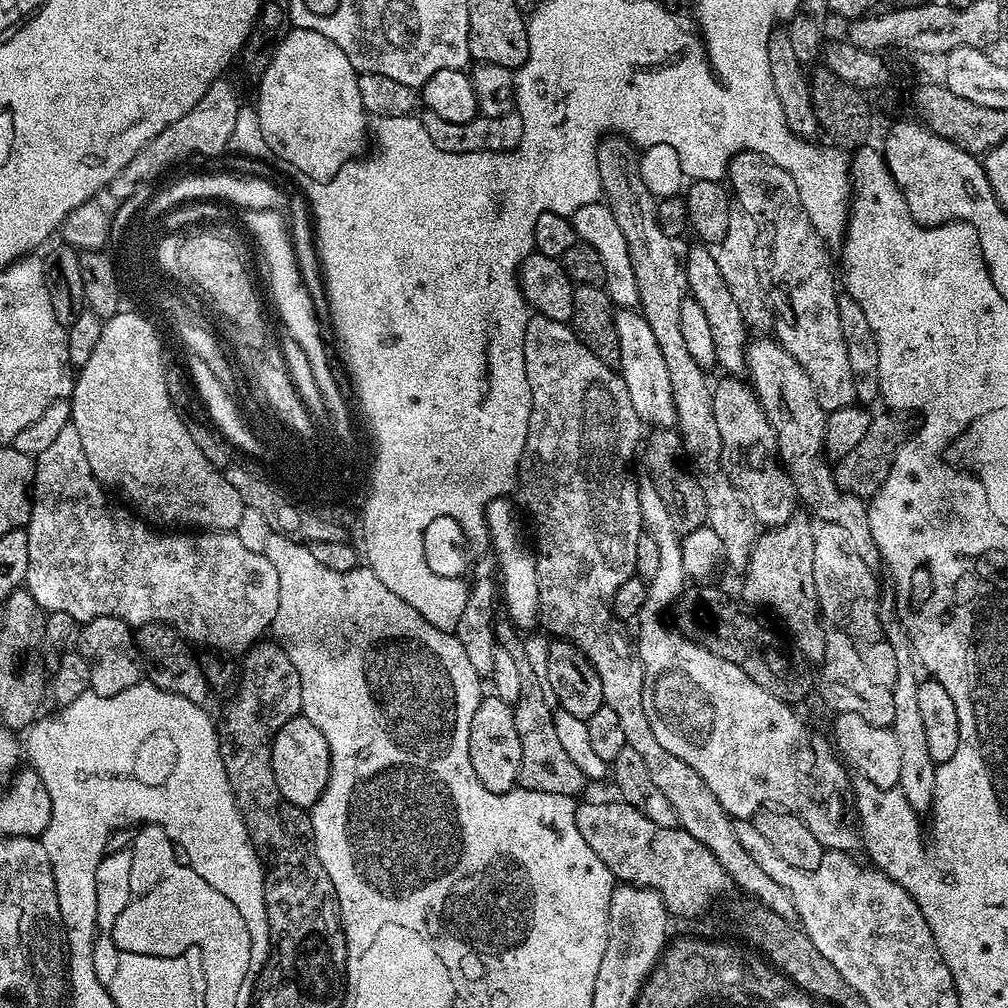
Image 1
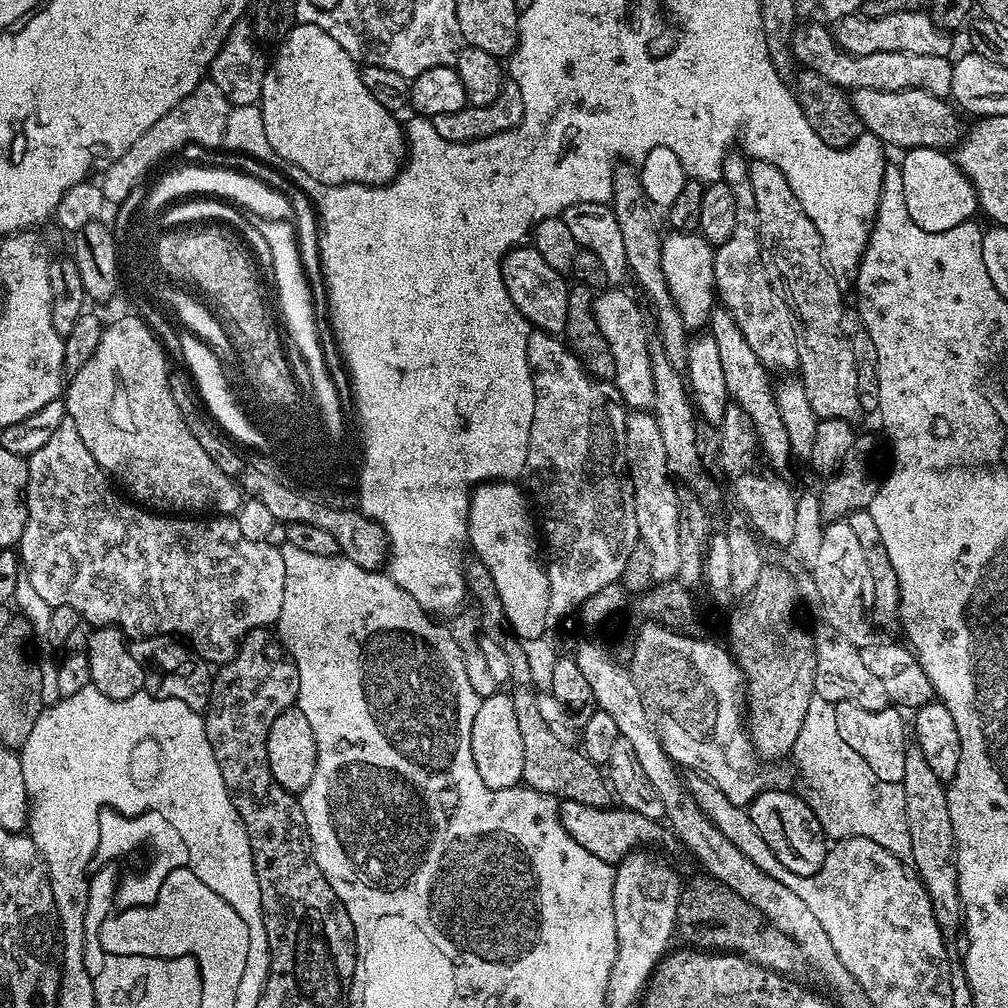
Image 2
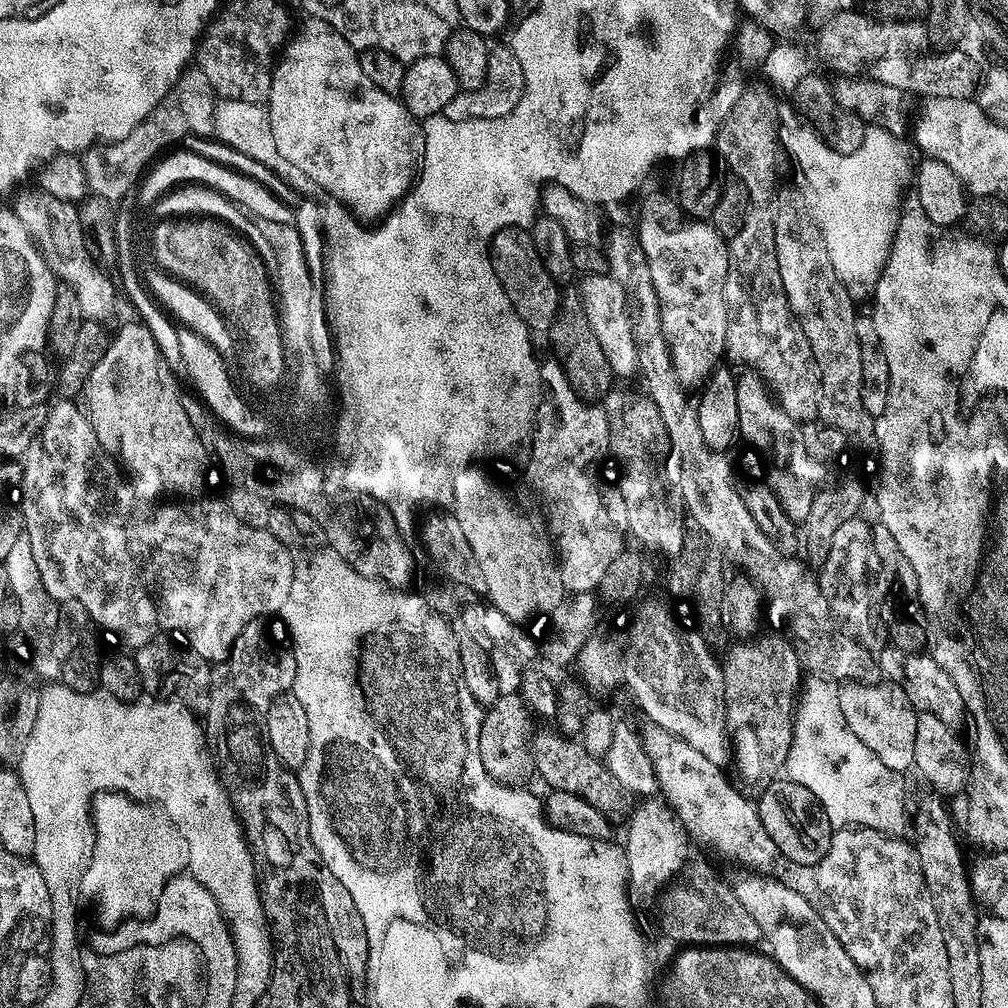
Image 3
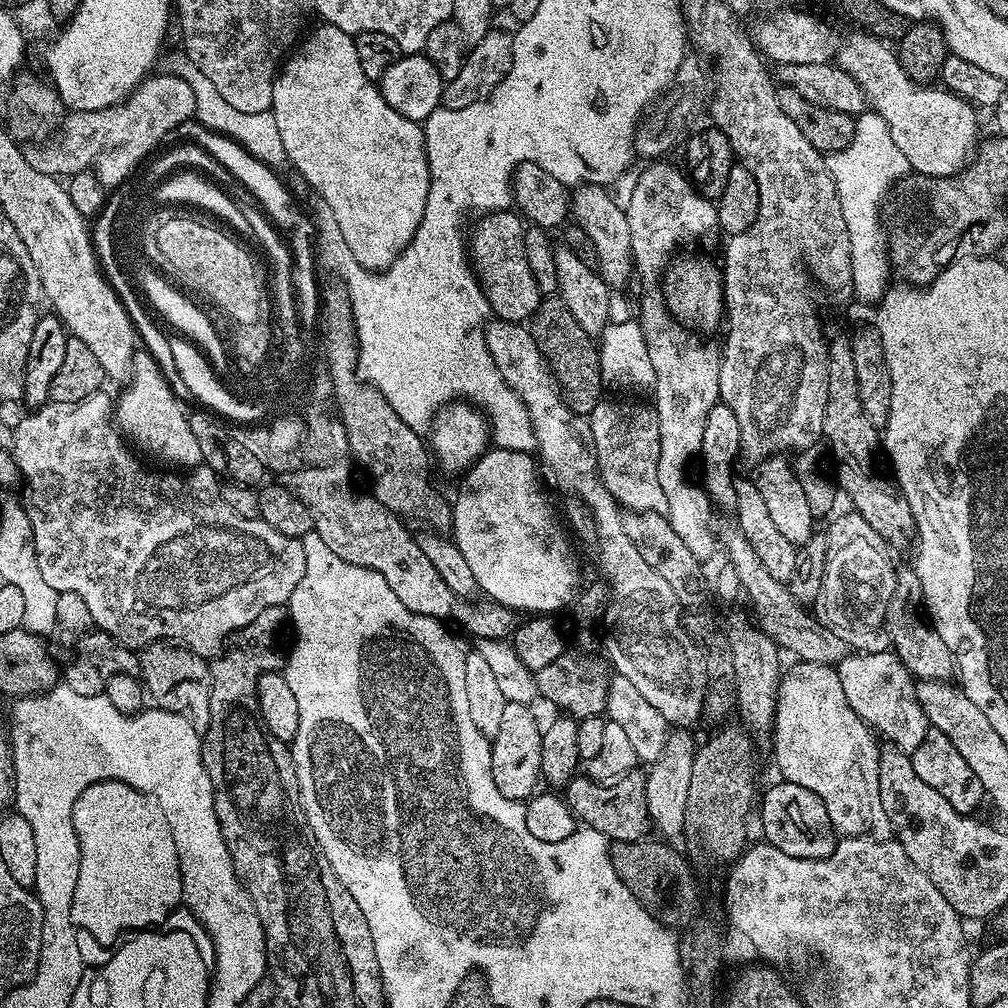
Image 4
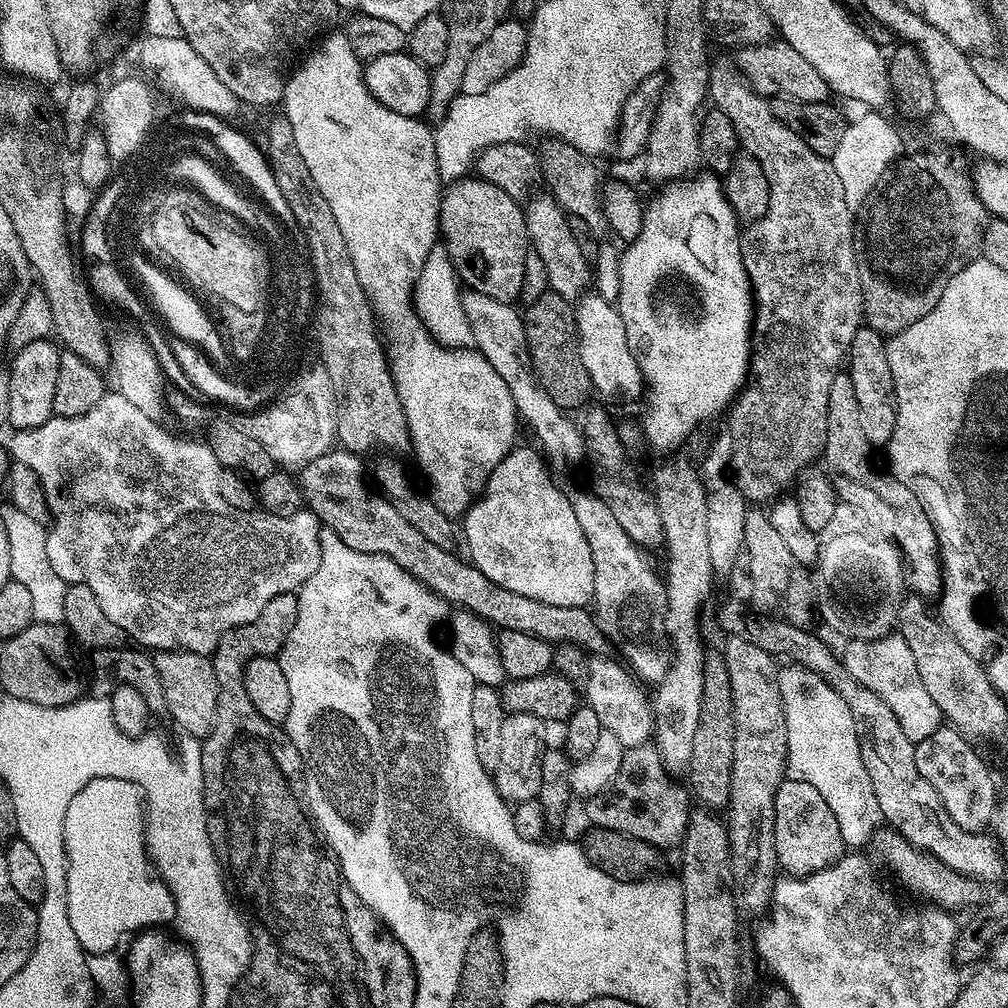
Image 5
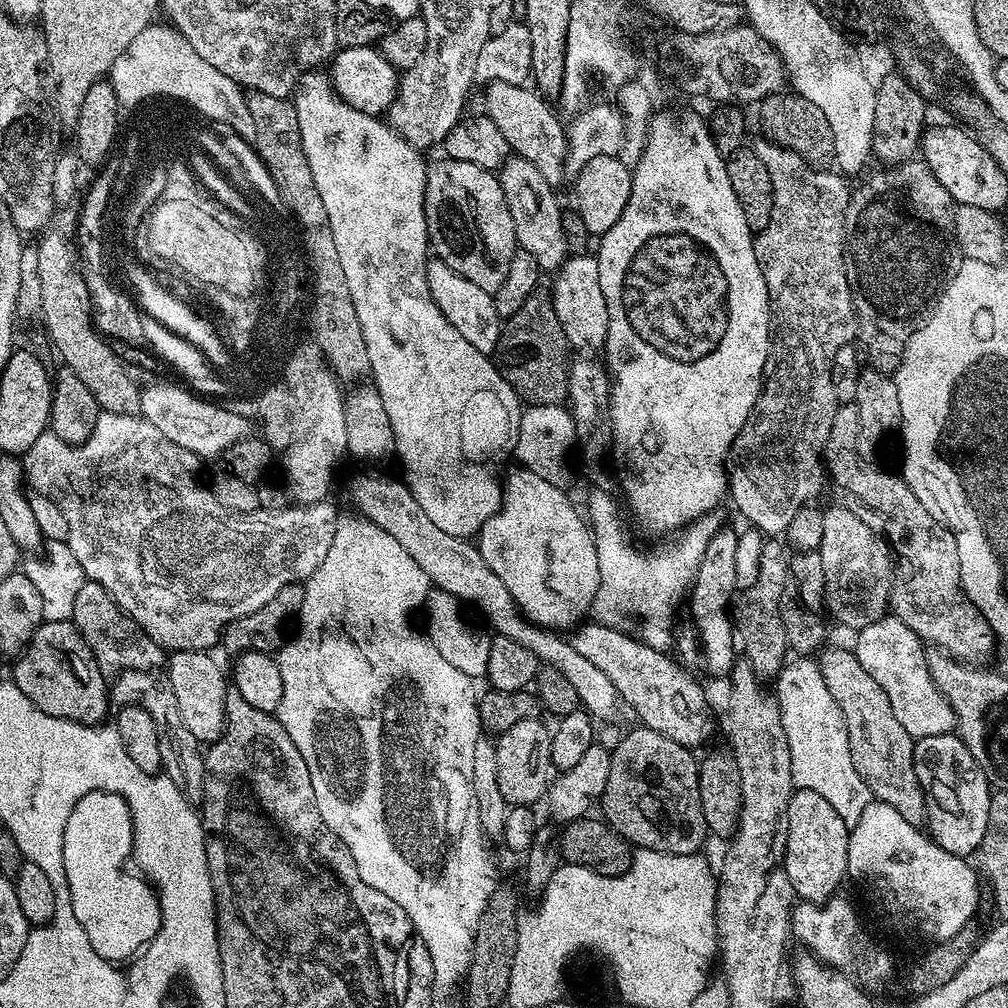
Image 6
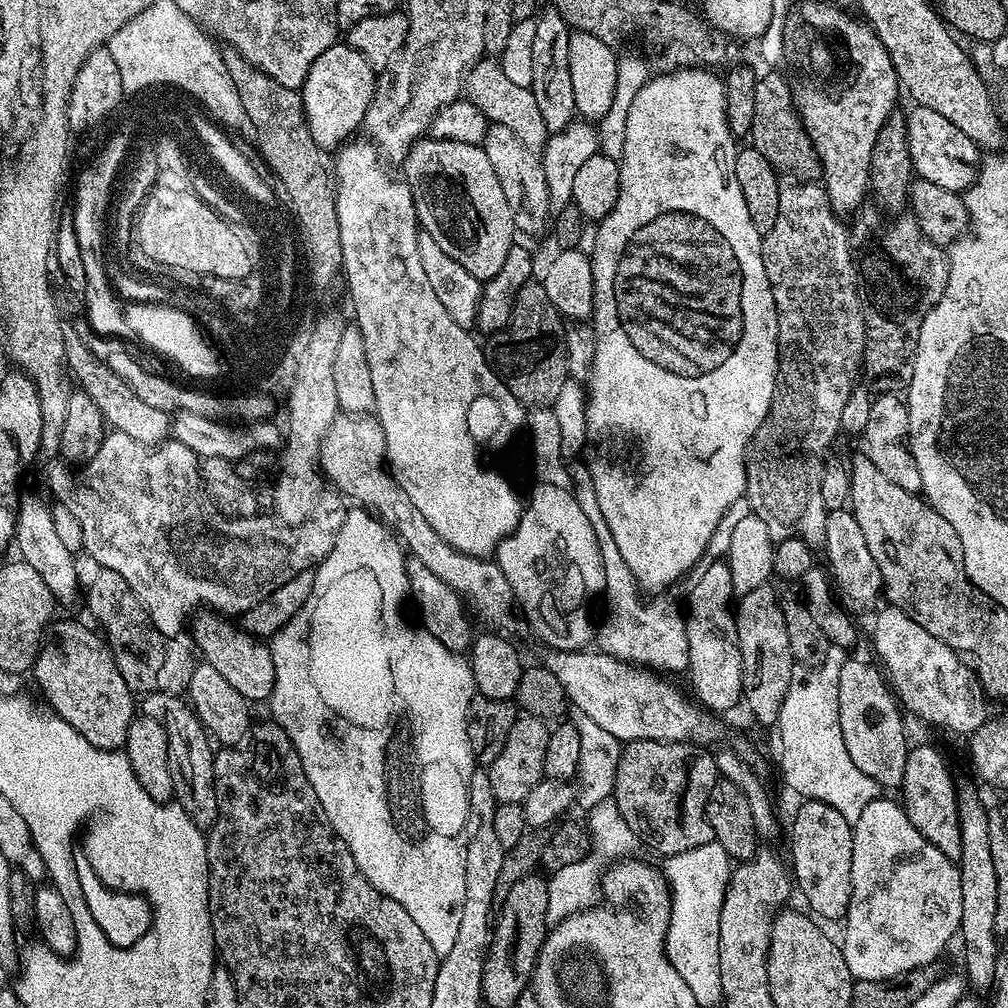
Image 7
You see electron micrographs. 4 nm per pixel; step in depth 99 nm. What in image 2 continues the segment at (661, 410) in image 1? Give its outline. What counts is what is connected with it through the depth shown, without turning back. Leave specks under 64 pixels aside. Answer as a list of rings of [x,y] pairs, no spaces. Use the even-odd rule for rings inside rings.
[[[608,286],[593,299],[592,309],[598,322],[598,330],[602,330],[602,338],[610,346],[610,354],[614,354],[614,383],[620,391],[620,399],[629,409],[648,410],[656,403],[654,394],[654,374],[652,373],[652,353],[650,339],[644,333],[644,318],[636,300],[620,286]]]

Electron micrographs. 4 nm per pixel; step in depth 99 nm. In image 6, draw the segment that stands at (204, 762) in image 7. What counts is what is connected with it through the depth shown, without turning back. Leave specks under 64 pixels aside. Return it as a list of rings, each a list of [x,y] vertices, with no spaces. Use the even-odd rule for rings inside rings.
[[[126,670],[119,673],[115,677],[116,681],[112,680],[110,684],[110,700],[113,705],[123,706],[125,704],[137,704],[142,706],[142,710],[146,710],[146,714],[150,714],[150,718],[154,718],[154,726],[158,726],[158,746],[162,750],[162,762],[160,767],[163,775],[170,778],[170,782],[174,782],[174,786],[178,786],[178,790],[182,790],[182,794],[192,803],[193,806],[199,805],[204,799],[204,752],[202,751],[201,741],[194,738],[194,734],[190,734],[190,730],[186,727],[186,722],[182,722],[182,714],[178,714],[178,698],[174,698],[174,690],[168,685],[167,675],[161,674],[156,670]]]

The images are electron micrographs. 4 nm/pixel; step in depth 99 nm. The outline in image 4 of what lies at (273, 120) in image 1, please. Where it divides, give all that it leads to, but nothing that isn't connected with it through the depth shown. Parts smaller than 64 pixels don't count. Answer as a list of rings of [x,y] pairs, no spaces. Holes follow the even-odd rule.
[[[321,23],[319,27],[317,32],[310,33],[311,31],[309,31],[303,37],[302,43],[287,57],[286,63],[279,69],[276,79],[272,82],[274,98],[270,111],[274,114],[274,122],[278,122],[278,132],[287,163],[293,164],[300,171],[301,178],[310,187],[316,188],[315,195],[324,200],[326,206],[330,206],[330,210],[334,210],[338,230],[342,234],[346,246],[352,248],[356,261],[364,268],[383,270],[391,266],[406,250],[406,246],[414,238],[414,234],[422,222],[422,214],[426,210],[426,196],[430,190],[430,170],[424,145],[424,129],[418,126],[417,121],[402,118],[402,114],[398,114],[398,110],[394,110],[394,106],[390,106],[386,102],[386,98],[382,98],[379,87],[373,86],[374,81],[366,78],[366,74],[362,74],[353,33],[338,30],[338,26],[333,24]]]

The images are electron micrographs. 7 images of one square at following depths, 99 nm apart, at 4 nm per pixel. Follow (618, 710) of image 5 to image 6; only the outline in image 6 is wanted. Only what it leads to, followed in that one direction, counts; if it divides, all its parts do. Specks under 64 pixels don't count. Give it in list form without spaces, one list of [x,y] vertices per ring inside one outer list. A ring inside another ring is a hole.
[[[368,472],[354,477],[352,500],[356,503],[355,511],[364,519],[374,522],[374,526],[386,530],[390,538],[395,538],[406,549],[406,554],[410,554],[410,558],[414,558],[414,562],[422,566],[422,570],[435,587],[454,594],[465,605],[473,604],[492,623],[491,631],[495,635],[511,638],[514,642],[526,646],[526,650],[530,650],[540,659],[541,665],[562,670],[562,674],[574,685],[574,690],[578,690],[580,703],[589,716],[597,721],[614,719],[616,711],[622,708],[622,701],[610,678],[598,670],[589,659],[582,658],[568,638],[557,631],[532,623],[520,611],[510,590],[506,590],[506,582],[502,582],[502,578],[498,578],[498,574],[490,570],[479,547],[471,539],[446,534],[446,530],[438,530],[438,526],[430,522],[430,517],[422,514],[422,506],[414,502],[407,483],[397,480],[391,480],[388,476],[371,476]]]

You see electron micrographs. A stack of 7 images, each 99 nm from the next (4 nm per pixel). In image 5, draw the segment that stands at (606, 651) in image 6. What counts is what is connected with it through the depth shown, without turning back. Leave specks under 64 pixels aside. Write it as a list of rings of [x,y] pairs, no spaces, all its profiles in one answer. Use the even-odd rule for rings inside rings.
[[[409,524],[408,544],[400,548],[398,564],[445,603],[454,604],[453,607],[471,612],[473,616],[480,617],[501,631],[513,630],[533,635],[554,646],[562,643],[578,645],[593,655],[603,655],[609,649],[609,642],[598,630],[595,617],[589,609],[552,606],[522,594],[514,594],[491,583],[475,565],[467,561],[464,563],[454,555],[456,554],[449,549],[428,542],[414,526]]]

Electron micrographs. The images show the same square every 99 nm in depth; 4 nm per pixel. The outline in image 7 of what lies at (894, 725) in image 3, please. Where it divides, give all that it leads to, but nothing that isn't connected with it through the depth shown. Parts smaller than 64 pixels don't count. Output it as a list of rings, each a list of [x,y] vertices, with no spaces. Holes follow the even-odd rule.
[[[882,608],[875,613],[876,621],[872,624],[872,648],[897,701],[914,715],[932,724],[941,724],[952,732],[976,732],[989,719],[990,713],[989,701],[975,672],[953,648],[922,630],[922,626],[901,608]]]

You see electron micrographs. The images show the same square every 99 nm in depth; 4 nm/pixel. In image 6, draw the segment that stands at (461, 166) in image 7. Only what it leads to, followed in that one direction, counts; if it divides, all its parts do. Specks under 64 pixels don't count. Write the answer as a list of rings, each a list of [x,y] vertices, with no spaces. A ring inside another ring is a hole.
[[[447,158],[431,161],[428,164],[424,209],[431,251],[439,260],[446,262],[450,270],[462,274],[462,278],[470,278],[474,286],[482,286],[482,290],[495,294],[510,271],[510,262],[518,247],[514,234],[514,218],[510,218],[499,175],[486,171],[482,166],[476,166],[474,162]]]

